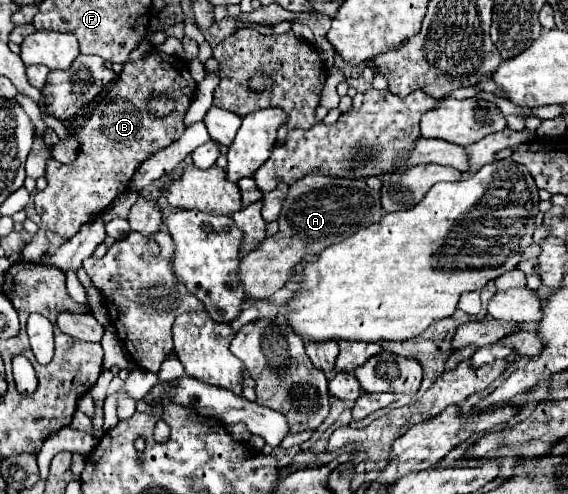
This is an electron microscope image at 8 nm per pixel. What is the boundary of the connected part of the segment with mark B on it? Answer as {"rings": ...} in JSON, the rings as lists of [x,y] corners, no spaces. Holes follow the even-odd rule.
{"rings":[[[152,50],[136,62],[126,62],[120,78],[108,88],[104,98],[94,106],[86,124],[74,132],[80,142],[78,158],[72,164],[60,164],[58,160],[48,162],[46,180],[48,188],[34,196],[36,212],[42,218],[42,230],[52,230],[58,236],[70,240],[78,234],[80,226],[98,216],[112,200],[128,190],[128,184],[136,168],[152,154],[184,132],[184,114],[194,98],[196,82],[190,76],[188,62],[178,60],[178,56],[168,56],[164,52]],[[166,90],[176,100],[176,110],[160,120],[154,120],[148,110],[148,96],[152,92]]]}

